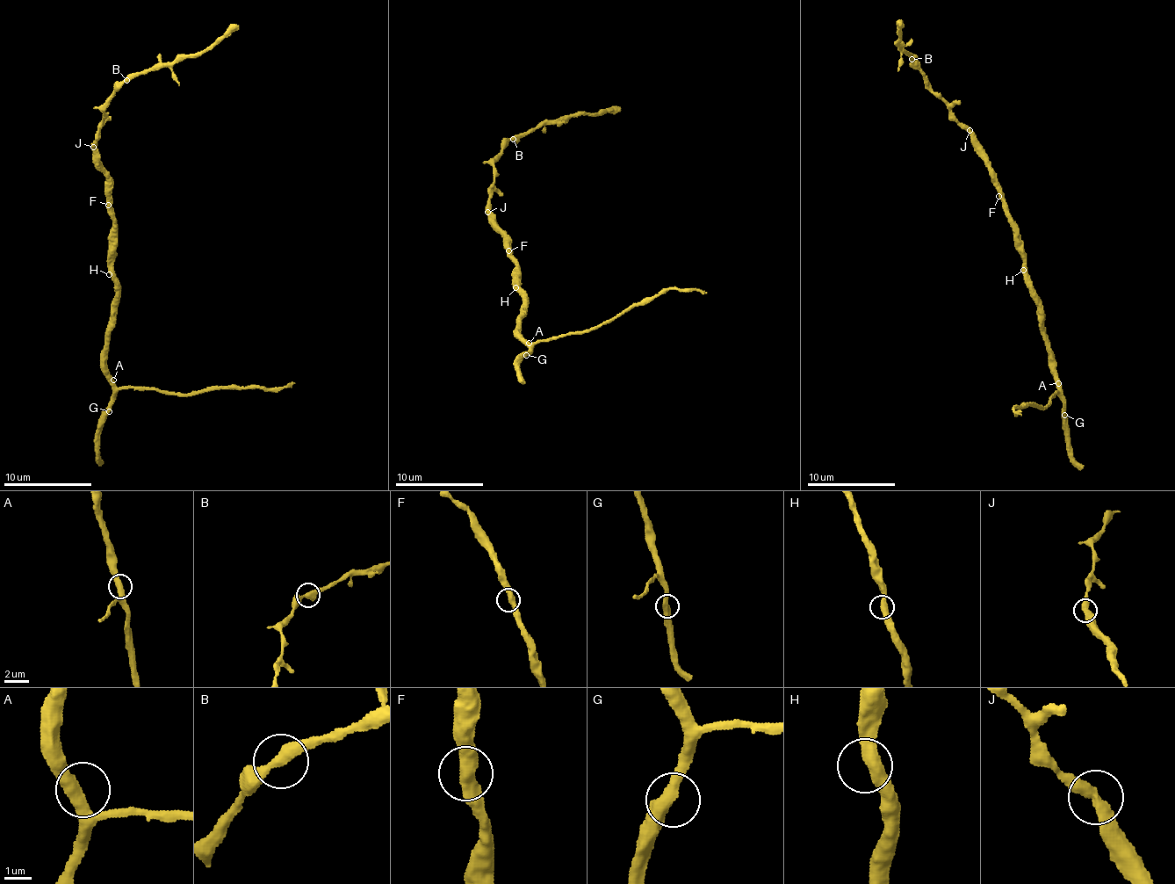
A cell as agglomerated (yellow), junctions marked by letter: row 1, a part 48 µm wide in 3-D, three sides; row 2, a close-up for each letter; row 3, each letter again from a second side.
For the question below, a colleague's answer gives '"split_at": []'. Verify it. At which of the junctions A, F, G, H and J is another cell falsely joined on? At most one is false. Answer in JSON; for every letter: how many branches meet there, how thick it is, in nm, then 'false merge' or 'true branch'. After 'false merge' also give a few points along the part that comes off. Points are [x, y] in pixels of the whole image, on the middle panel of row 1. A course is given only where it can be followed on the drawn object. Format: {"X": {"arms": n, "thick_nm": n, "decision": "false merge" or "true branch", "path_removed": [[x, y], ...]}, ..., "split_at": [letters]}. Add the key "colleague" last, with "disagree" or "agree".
{"A": {"arms": 2, "thick_nm": 440, "decision": "true branch"}, "F": {"arms": 2, "thick_nm": 460, "decision": "true branch"}, "G": {"arms": 2, "thick_nm": 440, "decision": "true branch"}, "H": {"arms": 2, "thick_nm": 440, "decision": "true branch"}, "J": {"arms": 2, "thick_nm": 440, "decision": "false merge", "path_removed": [[487, 211], [493, 163], [511, 139], [545, 122], [562, 121], [571, 113], [594, 114], [619, 108]]}, "split_at": ["J"], "colleague": "disagree"}

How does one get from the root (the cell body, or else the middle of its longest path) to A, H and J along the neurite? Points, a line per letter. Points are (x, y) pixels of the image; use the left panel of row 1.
A: (114, 240), (115, 306), (112, 328), (105, 347), (105, 373), (113, 380)
H: (114, 240), (114, 257), (109, 261), (109, 274)
J: (114, 240), (111, 184), (98, 163), (99, 153), (92, 148)

